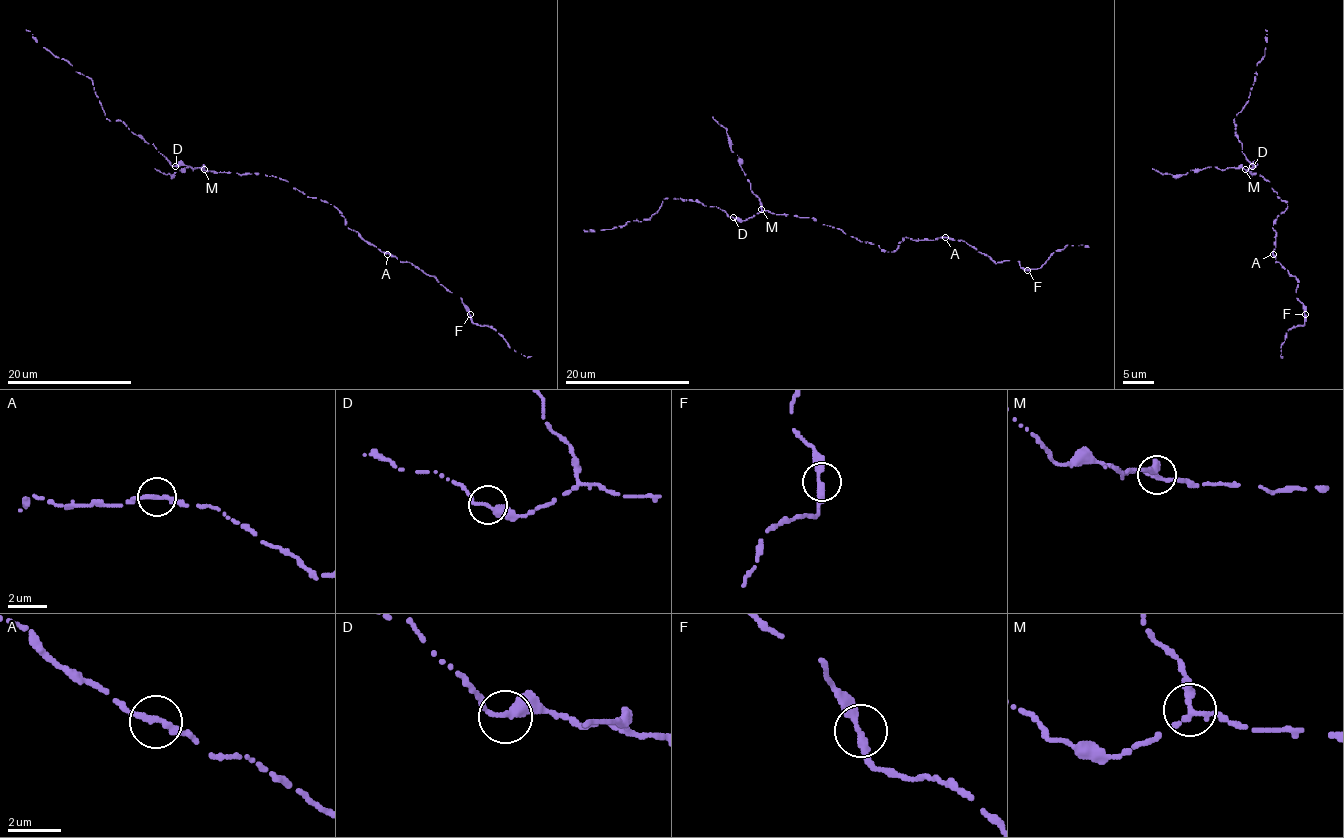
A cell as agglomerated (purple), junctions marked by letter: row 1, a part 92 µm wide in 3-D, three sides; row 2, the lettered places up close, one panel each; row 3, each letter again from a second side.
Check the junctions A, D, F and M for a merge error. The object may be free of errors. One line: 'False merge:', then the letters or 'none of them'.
False merge: M

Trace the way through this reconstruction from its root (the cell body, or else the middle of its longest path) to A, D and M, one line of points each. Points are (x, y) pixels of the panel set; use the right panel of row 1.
A: (1268, 180), (1277, 197), (1287, 204), (1287, 208), (1273, 225), (1276, 232), (1273, 254)
D: (1268, 180), (1260, 174), (1246, 171), (1256, 165), (1252, 166)
M: (1268, 180), (1245, 169)

